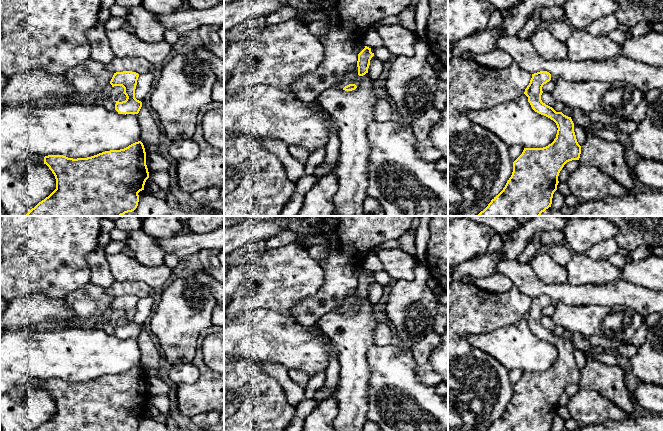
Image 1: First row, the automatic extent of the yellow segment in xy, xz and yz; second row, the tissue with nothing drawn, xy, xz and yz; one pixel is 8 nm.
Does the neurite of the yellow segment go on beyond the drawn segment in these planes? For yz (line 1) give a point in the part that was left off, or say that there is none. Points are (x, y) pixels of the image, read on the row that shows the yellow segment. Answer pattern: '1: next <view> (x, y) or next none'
1: next none

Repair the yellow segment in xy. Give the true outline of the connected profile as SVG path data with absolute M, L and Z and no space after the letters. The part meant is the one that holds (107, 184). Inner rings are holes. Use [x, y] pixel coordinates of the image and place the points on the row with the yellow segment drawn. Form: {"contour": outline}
{"contour": "M141 141L87 158L48 155L44 157L44 164L55 176L56 189L25 216L122 216L137 208L138 193L144 190L149 178Z"}

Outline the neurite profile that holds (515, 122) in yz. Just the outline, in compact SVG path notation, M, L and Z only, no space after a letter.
M525 94L489 109L468 110L465 114L471 122L491 131L508 146L543 148L554 141L558 130L553 120L532 109Z

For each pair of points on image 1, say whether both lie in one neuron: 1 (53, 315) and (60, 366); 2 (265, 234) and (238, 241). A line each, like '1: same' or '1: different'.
1: different
2: same

